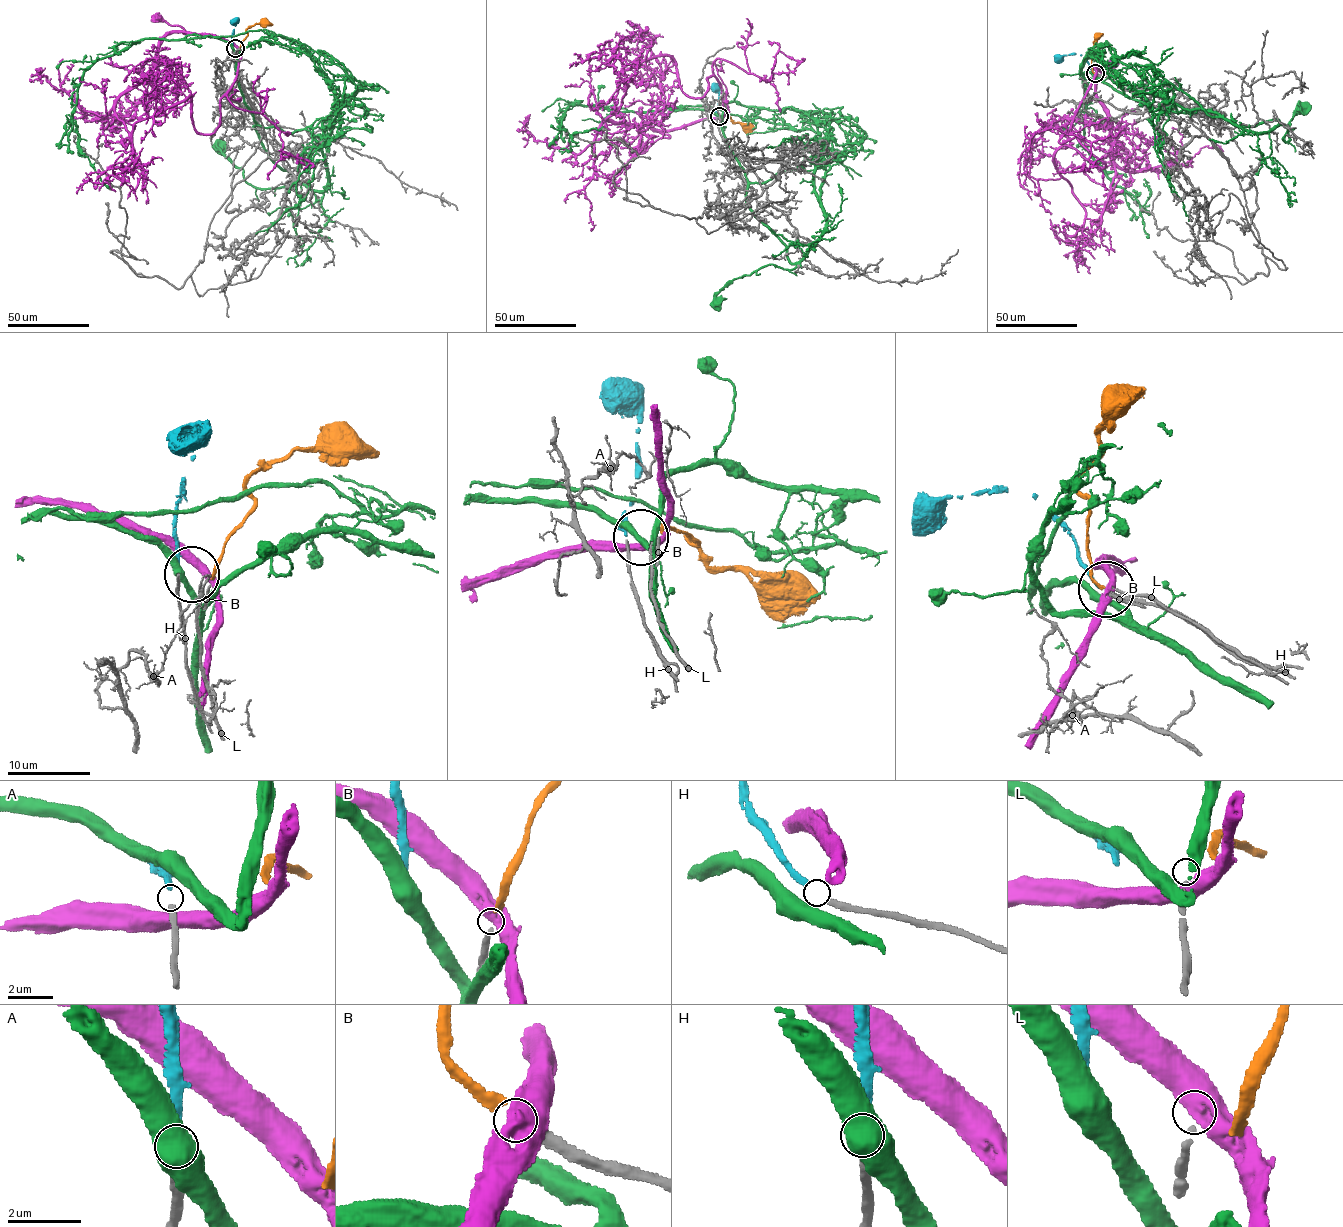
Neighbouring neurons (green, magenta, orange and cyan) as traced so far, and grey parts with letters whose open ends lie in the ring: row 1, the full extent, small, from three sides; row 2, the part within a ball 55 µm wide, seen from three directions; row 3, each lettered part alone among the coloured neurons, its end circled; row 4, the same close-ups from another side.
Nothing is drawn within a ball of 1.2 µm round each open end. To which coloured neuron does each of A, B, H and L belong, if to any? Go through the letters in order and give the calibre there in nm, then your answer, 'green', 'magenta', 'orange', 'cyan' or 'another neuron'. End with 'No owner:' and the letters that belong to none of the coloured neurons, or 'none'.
A: calibre 280 nm; cyan
B: calibre 280 nm; orange
H: calibre 260 nm; another neuron
L: calibre 150 nm; another neuron
No owner: H, L

